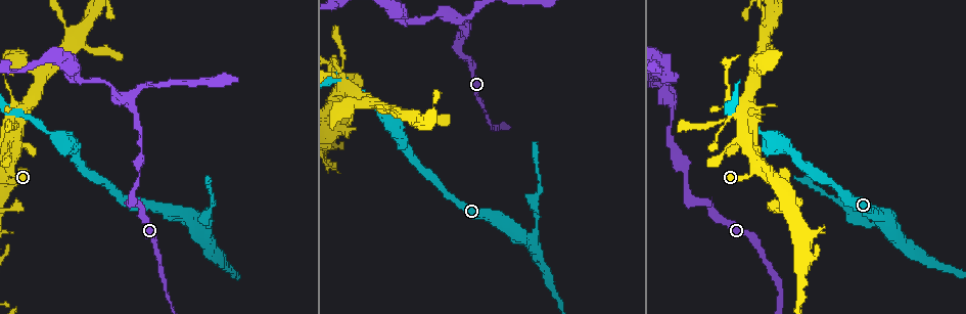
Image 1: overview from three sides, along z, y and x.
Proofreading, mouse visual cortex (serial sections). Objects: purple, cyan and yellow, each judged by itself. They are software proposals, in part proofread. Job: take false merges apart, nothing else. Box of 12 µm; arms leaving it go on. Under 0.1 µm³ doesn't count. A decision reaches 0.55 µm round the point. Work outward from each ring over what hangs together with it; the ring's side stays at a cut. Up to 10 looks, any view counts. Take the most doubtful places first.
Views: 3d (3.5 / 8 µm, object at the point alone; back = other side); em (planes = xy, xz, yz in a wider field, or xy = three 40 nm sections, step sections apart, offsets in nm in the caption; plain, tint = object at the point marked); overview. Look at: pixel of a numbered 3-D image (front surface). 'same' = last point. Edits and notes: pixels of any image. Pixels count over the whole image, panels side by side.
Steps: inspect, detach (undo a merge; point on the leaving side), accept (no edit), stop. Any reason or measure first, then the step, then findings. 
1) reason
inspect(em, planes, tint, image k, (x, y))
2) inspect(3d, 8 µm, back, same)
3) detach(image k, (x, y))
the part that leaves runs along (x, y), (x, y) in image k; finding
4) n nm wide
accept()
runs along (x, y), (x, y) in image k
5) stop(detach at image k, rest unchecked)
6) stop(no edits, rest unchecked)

arms part here
inspect(3d, 3.5 µm, image 1, (891, 227))

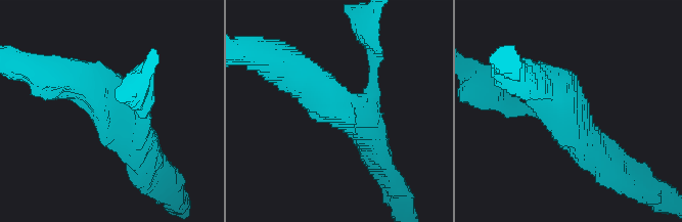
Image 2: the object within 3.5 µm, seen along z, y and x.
3 arms; arms of 200, 450, 500 nm
inspect(em, xy, step 5, tint, image 2, (570, 111))

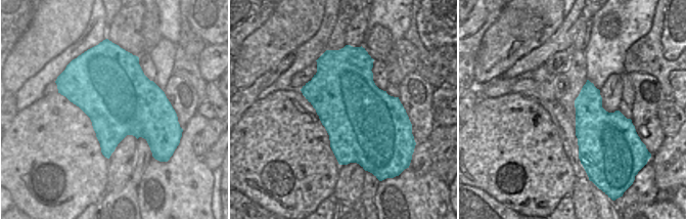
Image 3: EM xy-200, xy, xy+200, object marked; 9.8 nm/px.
accept()
runs along (529, 76), (555, 91), (602, 161) in image 2; one cell here

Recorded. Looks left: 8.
abrupt turn
inspect(3d, 8 µm, image 1, (340, 73))

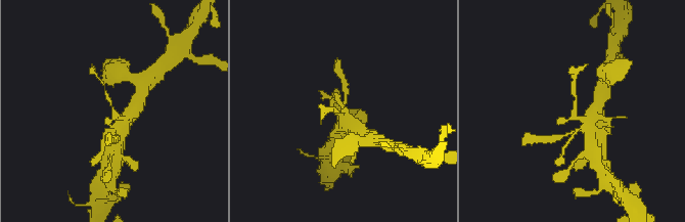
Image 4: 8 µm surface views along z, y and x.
closer look
inspect(3d, 3.5 µm, back, image 4, (114, 114))

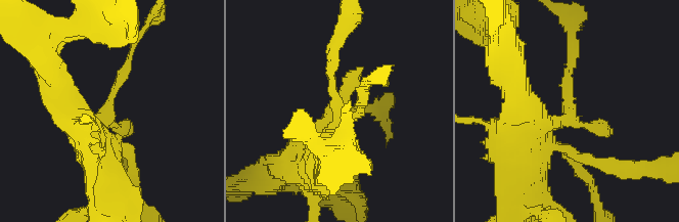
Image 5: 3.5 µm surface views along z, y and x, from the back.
accept()
runs along (533, 144), (533, 126), (570, 117), (573, 53) in image 5; one cell here

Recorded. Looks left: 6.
abrupt turn
inspect(3d, 3.5 µm, image 1, (130, 202))

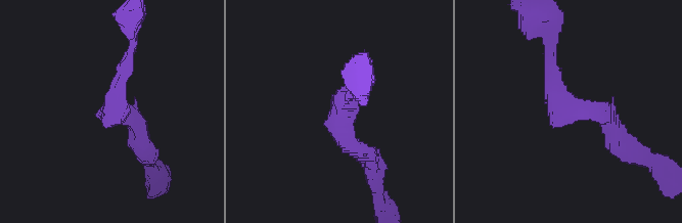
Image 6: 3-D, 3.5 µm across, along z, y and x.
arms of 200, 300 nm; now the EM
inspect(em, planes, tint, image 6, (112, 107))

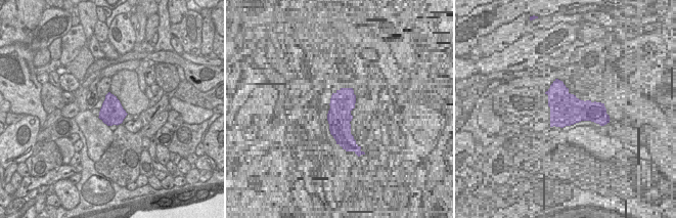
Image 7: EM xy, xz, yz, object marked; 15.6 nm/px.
accept()
runs along (614, 127), (555, 99), (550, 46) in image 6; all the same cell

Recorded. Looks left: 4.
two arms in line, one across
inspect(3d, 3.5 µm, image 1, (672, 100))

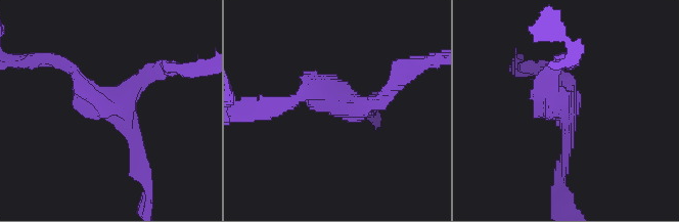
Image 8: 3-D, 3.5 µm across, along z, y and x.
3 arms; arms of 200, 250, 300 nm; shape alone is not enough
inspect(em, xy, step 5, tint, image 8, (346, 106))

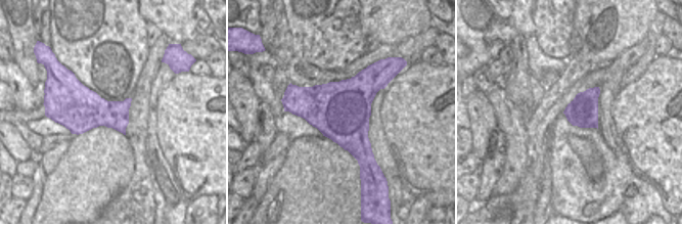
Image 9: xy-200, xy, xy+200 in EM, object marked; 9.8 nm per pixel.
accept()
all the same cell

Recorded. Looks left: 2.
stop(no edits, rest unchecked)

